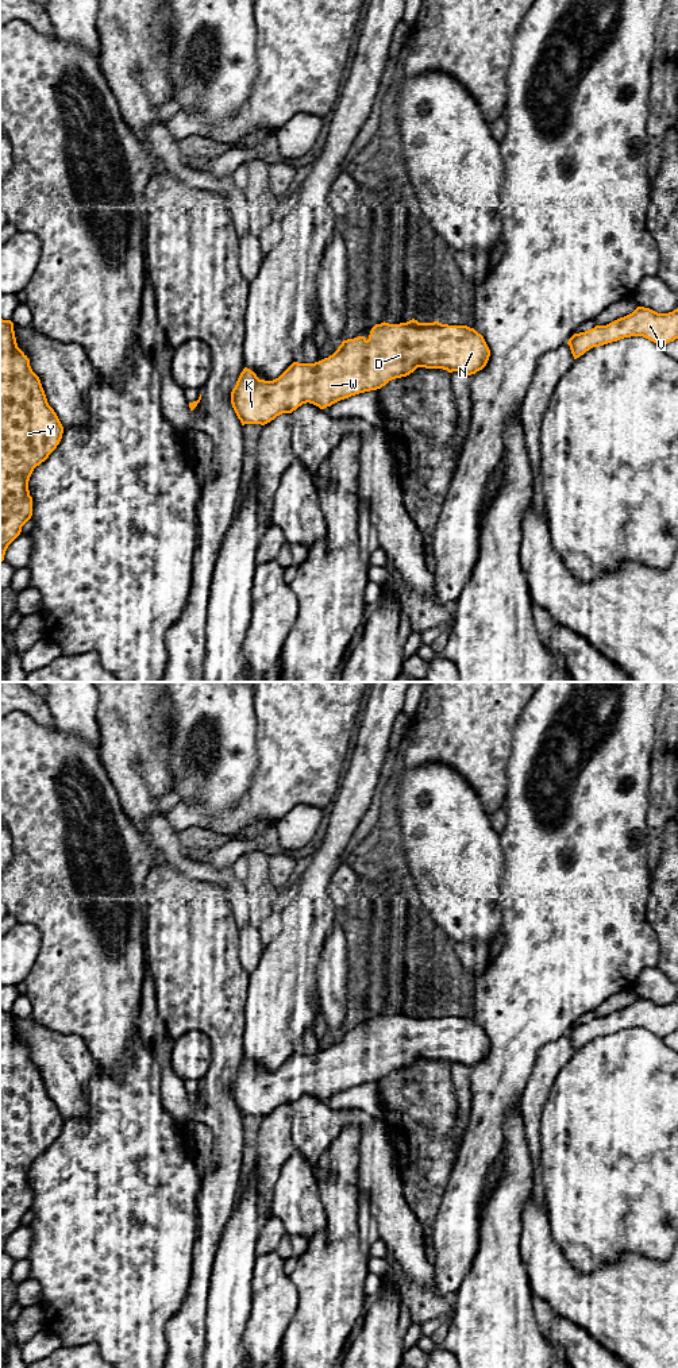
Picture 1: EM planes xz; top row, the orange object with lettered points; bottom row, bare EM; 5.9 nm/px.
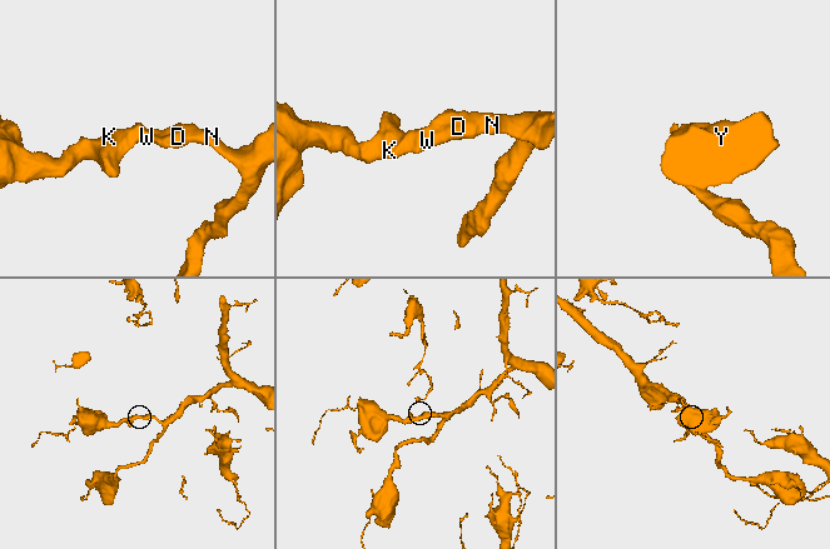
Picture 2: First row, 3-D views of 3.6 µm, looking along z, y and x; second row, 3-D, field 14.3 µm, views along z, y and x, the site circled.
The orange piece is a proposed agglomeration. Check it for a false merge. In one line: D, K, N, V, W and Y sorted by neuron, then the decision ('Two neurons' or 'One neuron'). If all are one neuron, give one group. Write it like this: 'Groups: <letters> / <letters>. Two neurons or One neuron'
Groups: D K N V W Y. One neuron

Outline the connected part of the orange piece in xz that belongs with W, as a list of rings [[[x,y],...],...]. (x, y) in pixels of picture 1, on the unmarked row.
[[[415,1010],[400,1016],[384,1013],[371,1020],[367,1030],[358,1028],[343,1032],[332,1047],[315,1055],[293,1053],[273,1072],[259,1071],[254,1063],[244,1059],[231,1083],[231,1095],[242,1117],[265,1117],[307,1094],[324,1101],[351,1087],[381,1080],[392,1071],[409,1067],[417,1059],[471,1067],[486,1057],[489,1048],[490,1041],[484,1028],[467,1017],[419,1014]]]

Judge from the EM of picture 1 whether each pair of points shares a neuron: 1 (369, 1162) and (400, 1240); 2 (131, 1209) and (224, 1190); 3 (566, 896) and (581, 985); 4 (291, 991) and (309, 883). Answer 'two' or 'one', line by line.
1: one
2: two
3: one
4: one

